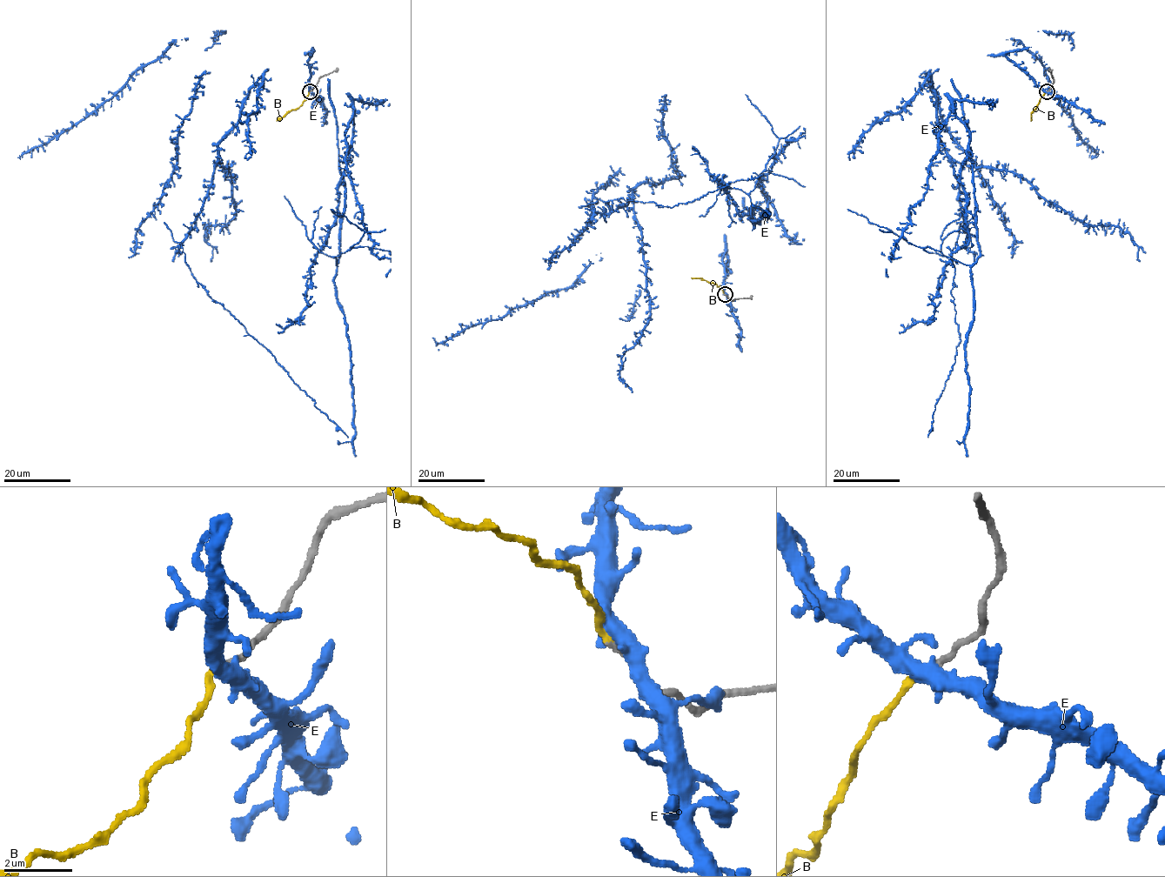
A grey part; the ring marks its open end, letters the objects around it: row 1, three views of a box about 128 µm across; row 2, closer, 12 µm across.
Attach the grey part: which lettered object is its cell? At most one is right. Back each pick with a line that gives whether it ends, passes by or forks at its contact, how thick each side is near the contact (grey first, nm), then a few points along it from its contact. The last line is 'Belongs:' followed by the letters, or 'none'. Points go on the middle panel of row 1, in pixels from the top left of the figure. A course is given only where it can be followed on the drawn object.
Belongs: none

